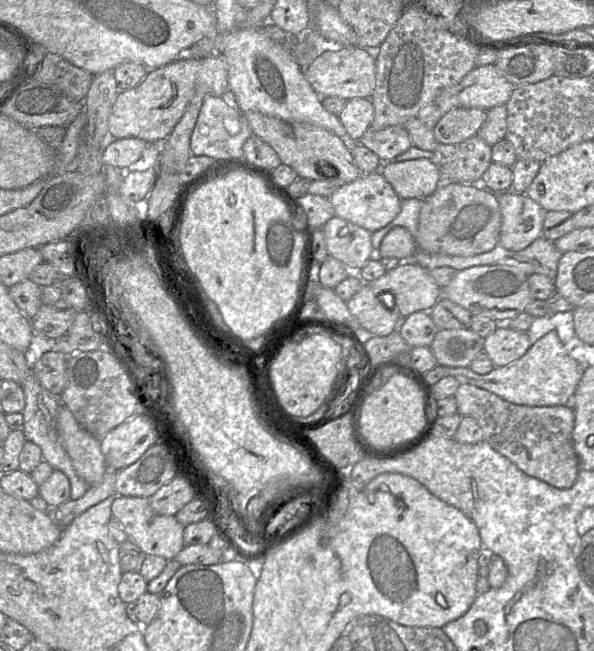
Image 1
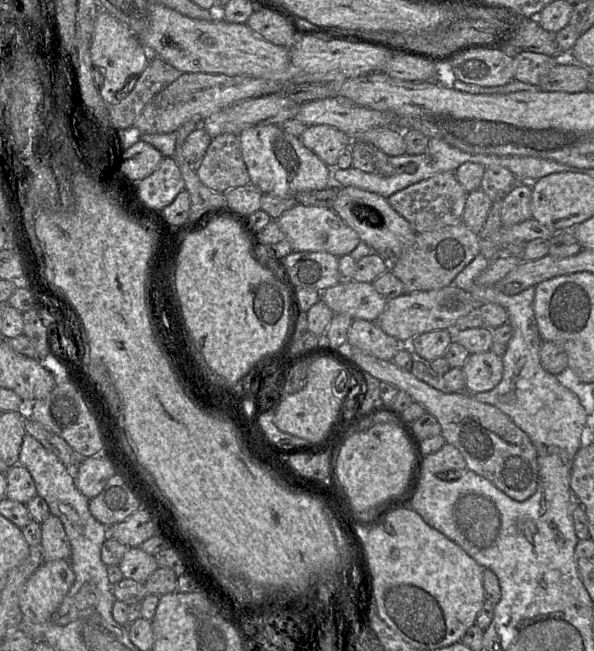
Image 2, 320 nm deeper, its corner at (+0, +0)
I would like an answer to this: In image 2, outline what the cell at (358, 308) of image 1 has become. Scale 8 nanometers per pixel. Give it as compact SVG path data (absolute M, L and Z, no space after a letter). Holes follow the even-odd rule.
M354 319L347 333L346 347L357 347L379 359L391 361L403 344L386 334L375 321Z

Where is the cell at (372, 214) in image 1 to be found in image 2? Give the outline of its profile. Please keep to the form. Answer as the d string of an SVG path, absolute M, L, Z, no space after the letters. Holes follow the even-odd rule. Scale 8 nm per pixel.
M299 203L285 211L277 223L290 241L292 252L327 252L341 257L350 254L360 243L358 234L332 208Z

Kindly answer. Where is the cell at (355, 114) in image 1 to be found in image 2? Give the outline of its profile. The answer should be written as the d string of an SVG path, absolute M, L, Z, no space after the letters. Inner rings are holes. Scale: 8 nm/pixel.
M325 124L307 126L299 139L331 169L336 168L340 153L352 141L344 132Z

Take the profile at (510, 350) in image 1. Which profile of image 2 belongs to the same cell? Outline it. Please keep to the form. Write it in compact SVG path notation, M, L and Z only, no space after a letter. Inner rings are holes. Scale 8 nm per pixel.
M491 350L470 354L462 371L469 394L492 390L503 377L502 357Z

